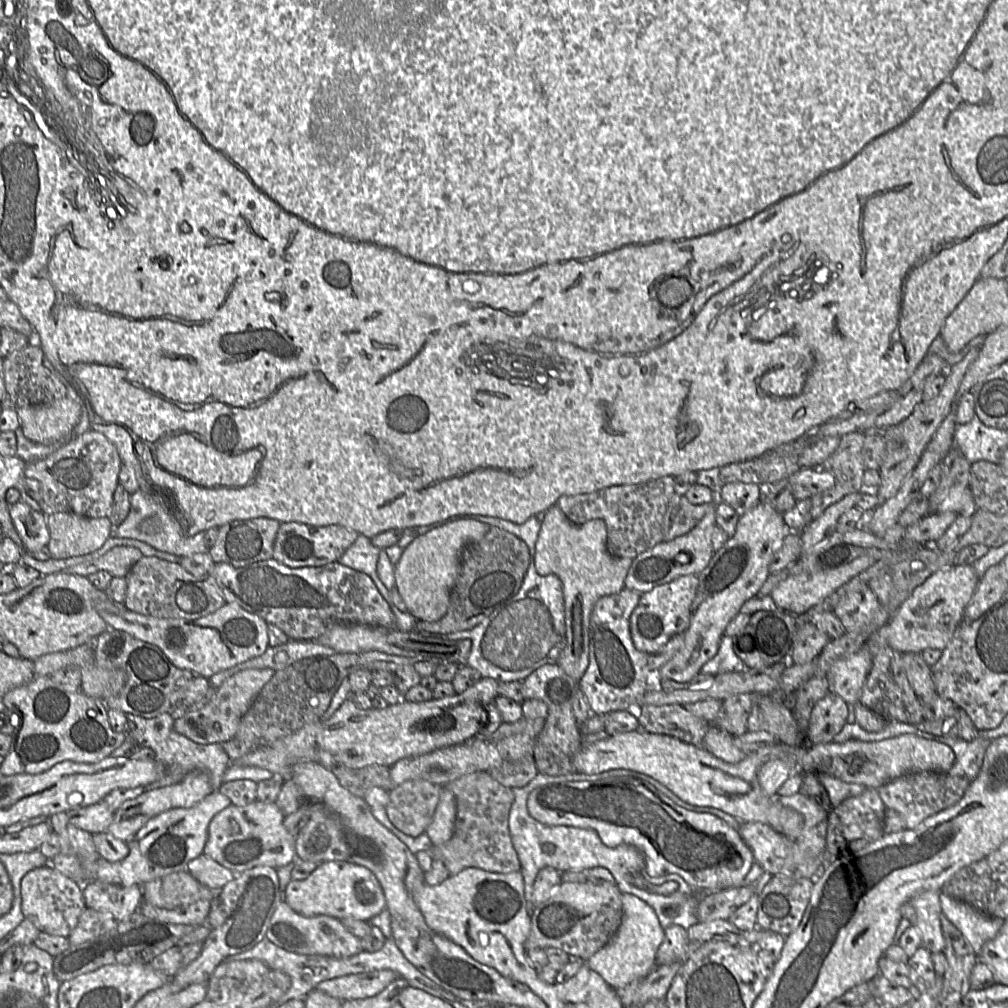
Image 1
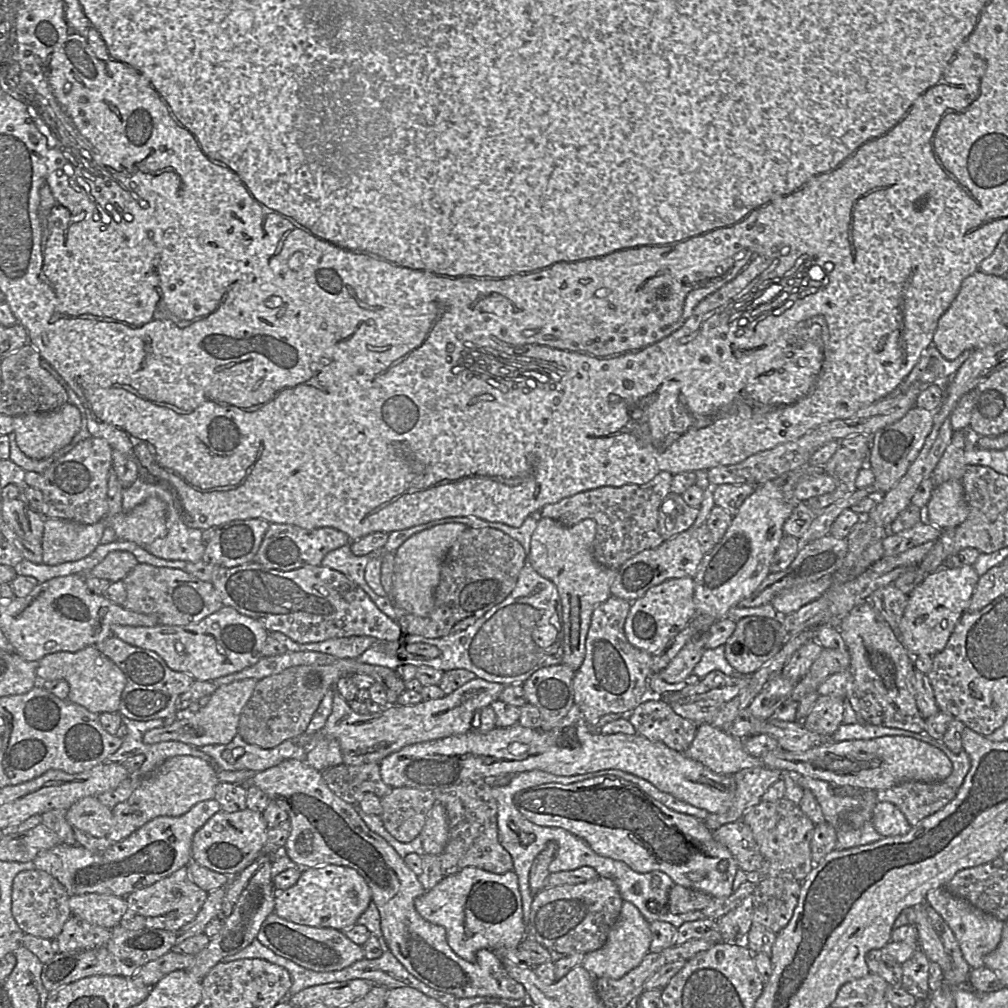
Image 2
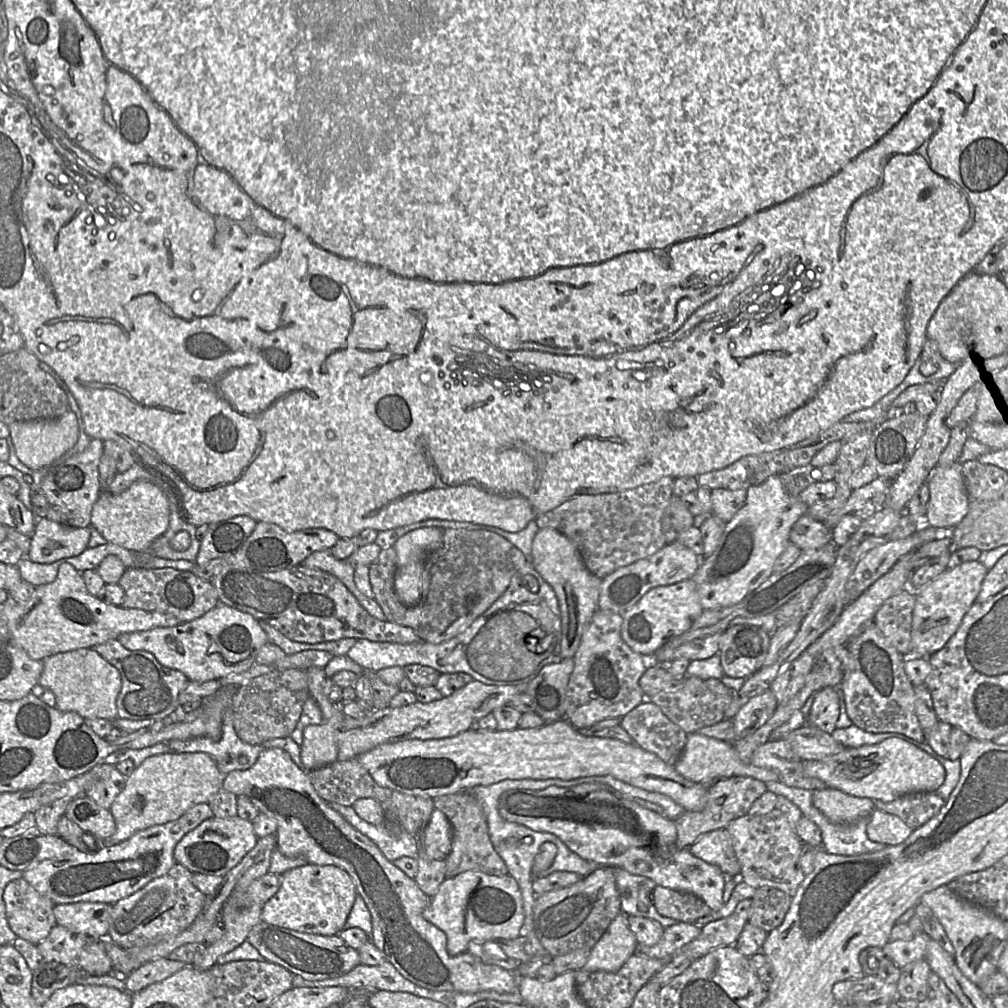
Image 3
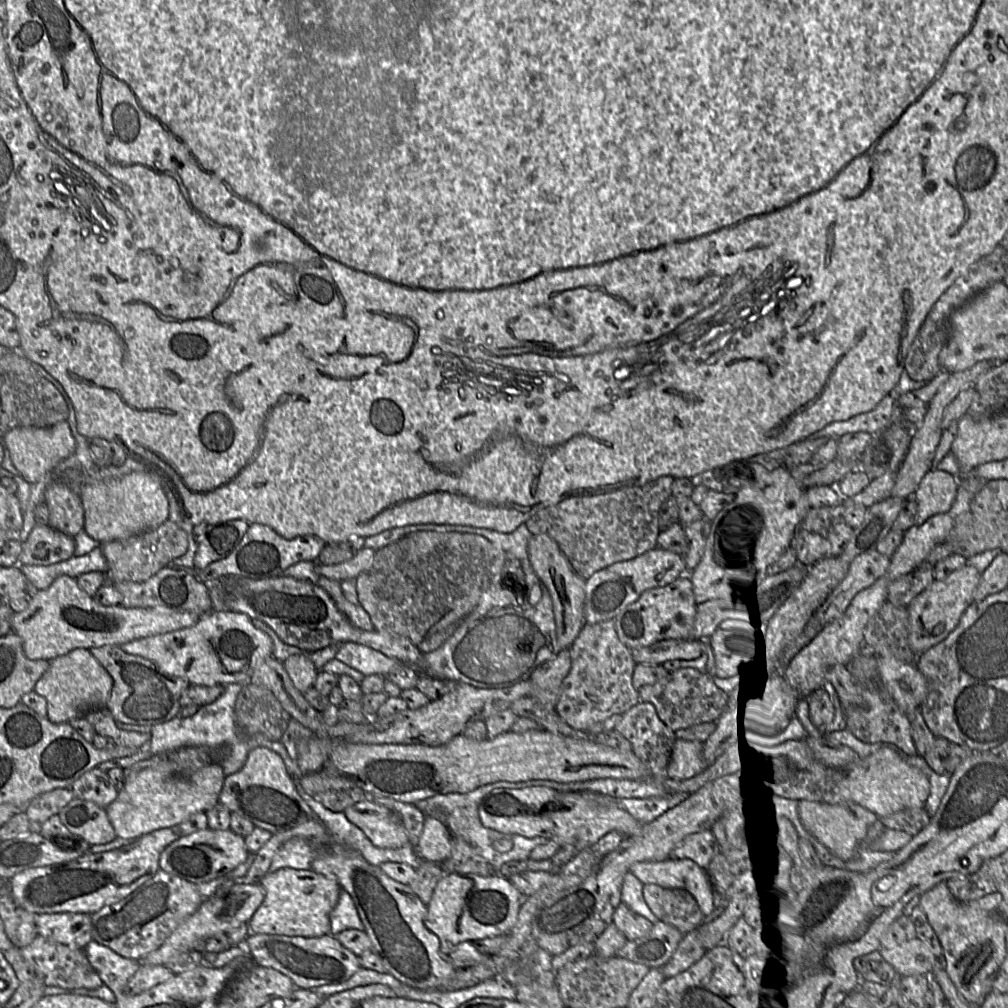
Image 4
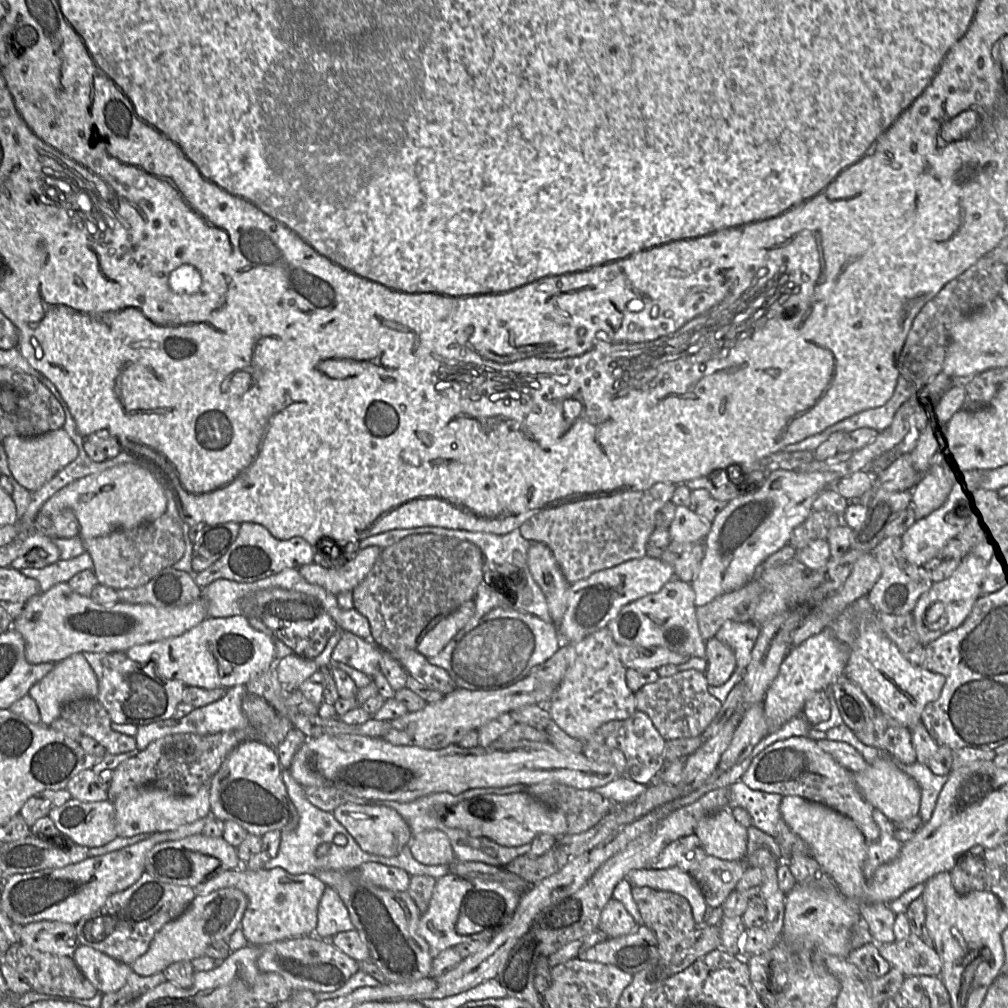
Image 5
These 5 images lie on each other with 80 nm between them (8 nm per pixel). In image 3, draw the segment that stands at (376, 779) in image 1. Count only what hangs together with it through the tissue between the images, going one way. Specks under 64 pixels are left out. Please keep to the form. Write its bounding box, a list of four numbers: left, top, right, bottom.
[308,759,393,807]

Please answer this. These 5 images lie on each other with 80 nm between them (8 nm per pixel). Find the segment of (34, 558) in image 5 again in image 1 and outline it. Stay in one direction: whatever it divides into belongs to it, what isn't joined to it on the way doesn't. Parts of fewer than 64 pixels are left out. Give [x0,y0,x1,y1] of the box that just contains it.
[46,512,112,559]

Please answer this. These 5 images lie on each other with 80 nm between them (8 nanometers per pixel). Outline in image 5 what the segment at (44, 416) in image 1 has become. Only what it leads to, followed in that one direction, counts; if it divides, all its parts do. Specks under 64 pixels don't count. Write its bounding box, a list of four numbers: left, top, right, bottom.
[2,428,78,492]

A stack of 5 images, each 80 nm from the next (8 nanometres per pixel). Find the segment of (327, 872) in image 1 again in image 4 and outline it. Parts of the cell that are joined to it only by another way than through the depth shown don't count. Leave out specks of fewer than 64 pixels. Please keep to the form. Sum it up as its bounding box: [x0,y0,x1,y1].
[248,868,341,937]

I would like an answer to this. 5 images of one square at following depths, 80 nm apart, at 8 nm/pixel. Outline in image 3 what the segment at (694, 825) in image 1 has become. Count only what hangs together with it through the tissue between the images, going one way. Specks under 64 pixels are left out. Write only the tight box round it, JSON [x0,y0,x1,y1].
[498,782,729,912]

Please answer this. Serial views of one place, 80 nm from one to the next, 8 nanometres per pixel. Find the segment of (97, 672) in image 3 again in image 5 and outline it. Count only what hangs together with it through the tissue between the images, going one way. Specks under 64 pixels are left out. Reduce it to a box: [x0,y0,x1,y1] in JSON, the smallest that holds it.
[27,653,98,726]

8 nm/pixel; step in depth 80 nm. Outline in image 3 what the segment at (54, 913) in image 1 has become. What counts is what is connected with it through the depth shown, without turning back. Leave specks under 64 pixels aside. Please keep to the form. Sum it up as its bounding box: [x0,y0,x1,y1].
[3,877,56,944]

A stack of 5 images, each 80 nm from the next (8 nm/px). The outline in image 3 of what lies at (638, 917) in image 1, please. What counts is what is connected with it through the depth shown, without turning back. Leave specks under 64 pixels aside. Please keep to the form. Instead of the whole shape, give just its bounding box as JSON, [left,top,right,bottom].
[583,912,638,972]

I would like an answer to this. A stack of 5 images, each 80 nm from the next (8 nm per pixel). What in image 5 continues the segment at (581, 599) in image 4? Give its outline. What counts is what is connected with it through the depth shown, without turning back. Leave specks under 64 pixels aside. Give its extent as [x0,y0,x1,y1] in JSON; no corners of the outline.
[527,543,570,627]

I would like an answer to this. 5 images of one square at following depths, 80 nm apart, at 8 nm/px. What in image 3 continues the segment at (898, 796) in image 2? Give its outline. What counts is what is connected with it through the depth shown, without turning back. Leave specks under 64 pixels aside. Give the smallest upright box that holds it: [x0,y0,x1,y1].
[873,792,946,829]

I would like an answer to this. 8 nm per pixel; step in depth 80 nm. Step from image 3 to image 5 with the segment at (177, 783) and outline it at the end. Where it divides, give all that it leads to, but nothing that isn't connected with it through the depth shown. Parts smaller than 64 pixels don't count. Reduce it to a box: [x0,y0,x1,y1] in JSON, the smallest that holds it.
[111,782,210,837]

